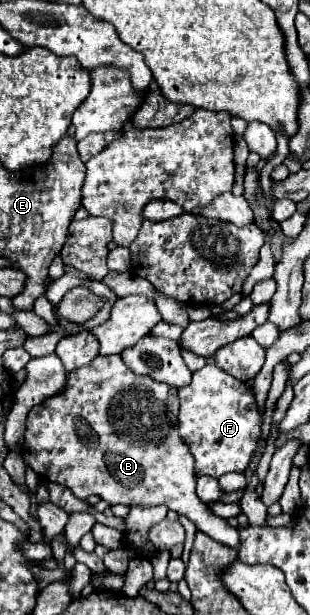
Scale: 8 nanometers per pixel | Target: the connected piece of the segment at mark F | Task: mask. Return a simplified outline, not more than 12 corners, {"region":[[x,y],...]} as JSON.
{"region":[[207,364],[179,390],[195,474],[247,470],[251,386]]}

